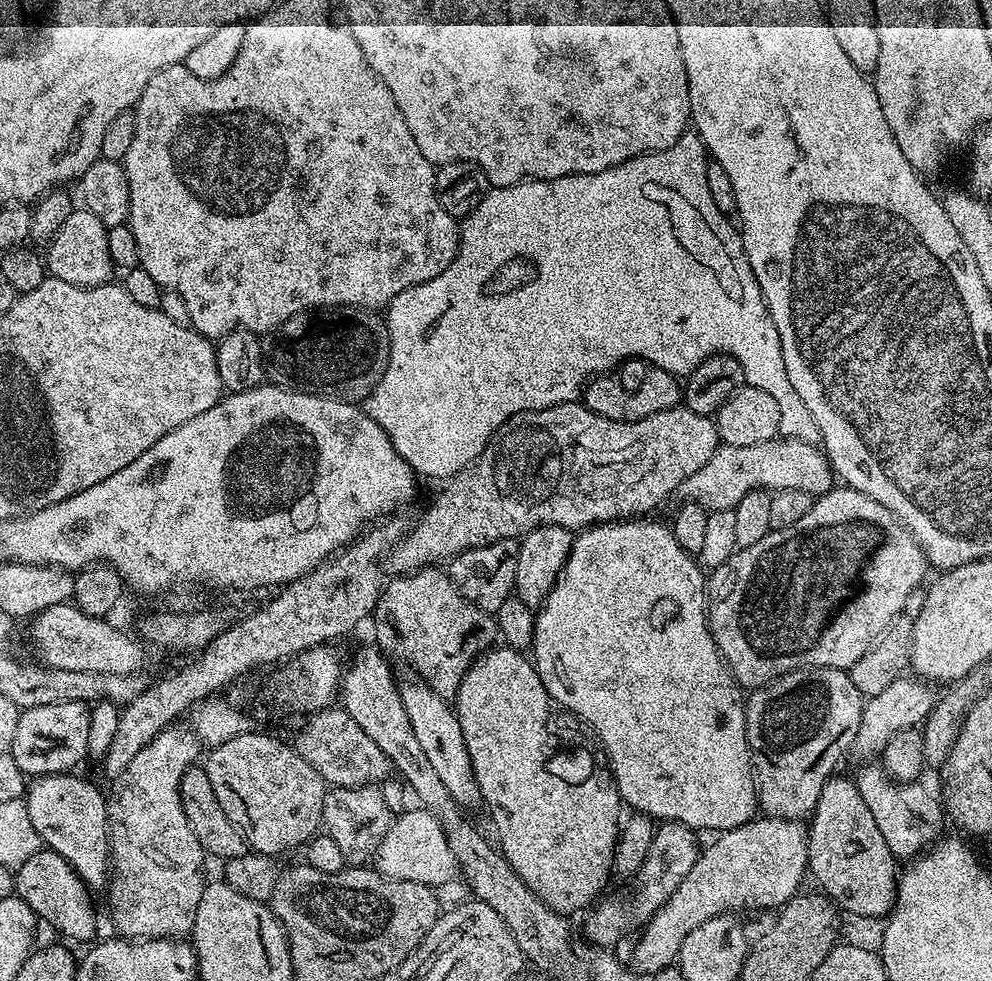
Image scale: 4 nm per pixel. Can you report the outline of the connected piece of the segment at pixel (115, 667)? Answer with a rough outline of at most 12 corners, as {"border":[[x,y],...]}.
{"border":[[75,603],[31,617],[45,665],[140,672],[145,645]]}

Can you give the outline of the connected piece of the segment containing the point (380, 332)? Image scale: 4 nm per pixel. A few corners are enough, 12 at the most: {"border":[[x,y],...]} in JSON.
{"border":[[367,308],[294,314],[260,341],[267,383],[364,402],[390,358]]}

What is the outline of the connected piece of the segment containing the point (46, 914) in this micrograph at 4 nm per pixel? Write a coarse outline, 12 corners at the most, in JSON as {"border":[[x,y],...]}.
{"border":[[51,850],[15,869],[15,895],[72,940],[93,939],[96,904]]}

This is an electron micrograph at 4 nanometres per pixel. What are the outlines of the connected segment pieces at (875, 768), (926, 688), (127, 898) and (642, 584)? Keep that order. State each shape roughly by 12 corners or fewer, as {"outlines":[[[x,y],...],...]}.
{"outlines":[[[883,763],[854,773],[858,794],[897,858],[945,831],[937,793]],[[899,676],[864,700],[854,752],[879,757],[894,734],[923,725],[929,681]],[[191,727],[111,781],[108,912],[124,938],[187,937],[206,853],[180,779]],[[667,523],[594,524],[530,659],[620,799],[758,812],[745,693]]]}

